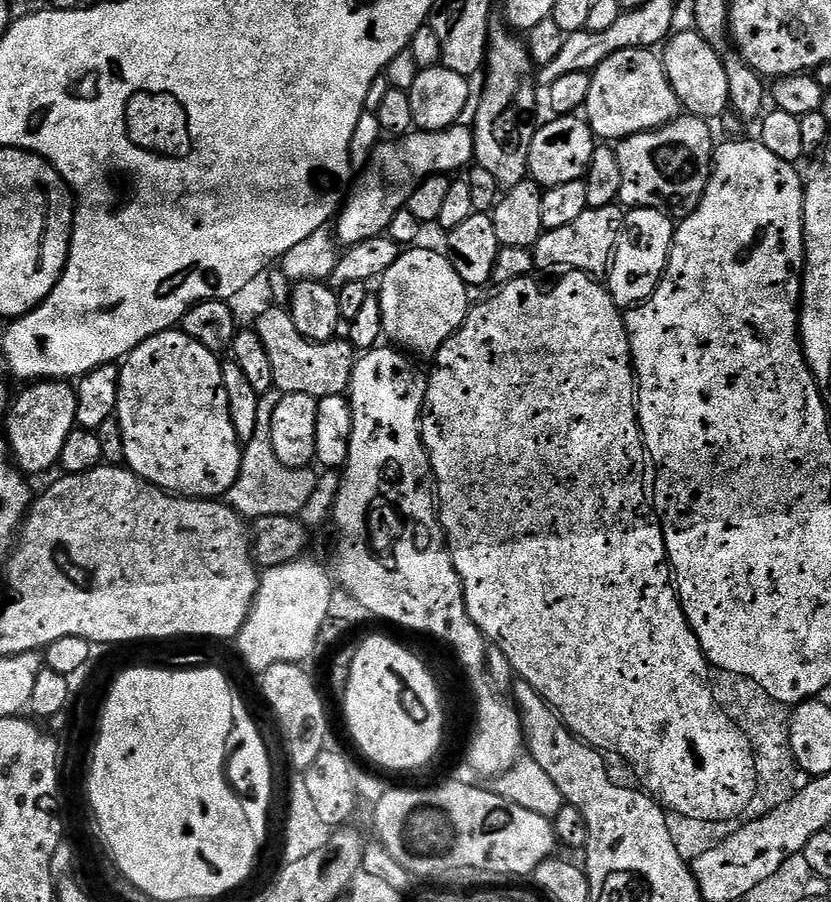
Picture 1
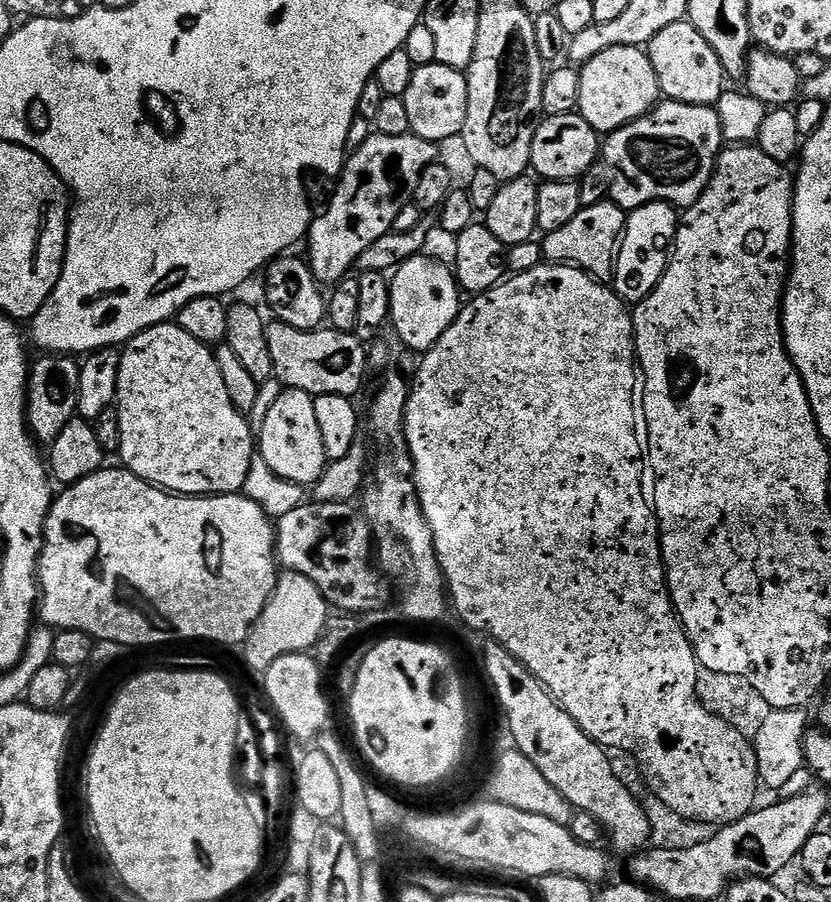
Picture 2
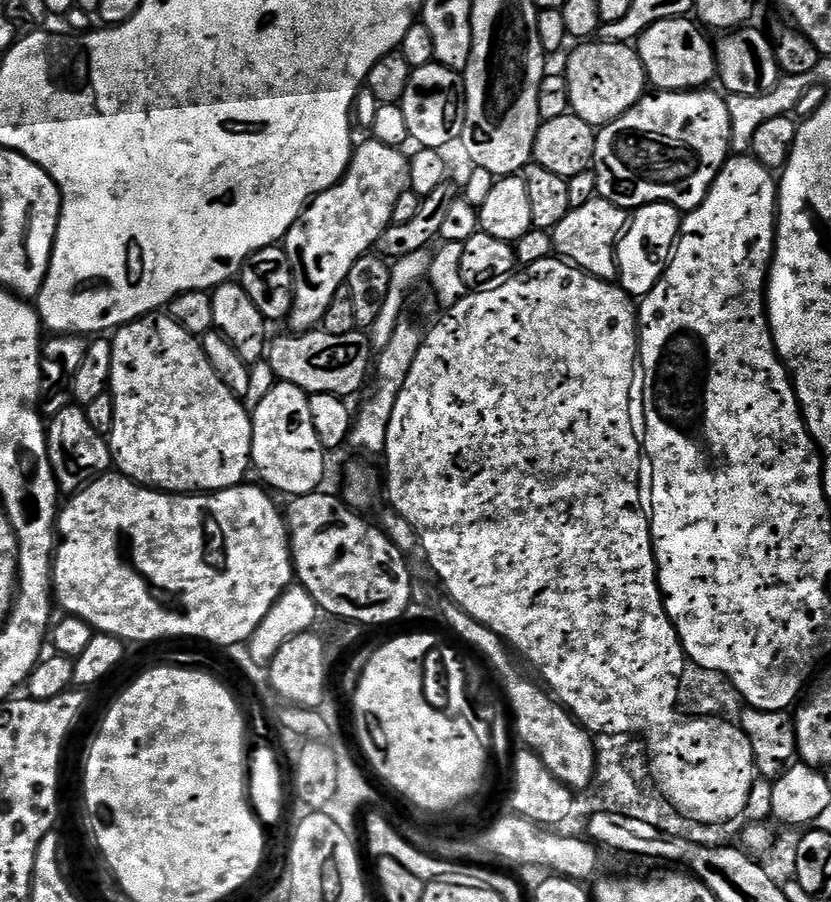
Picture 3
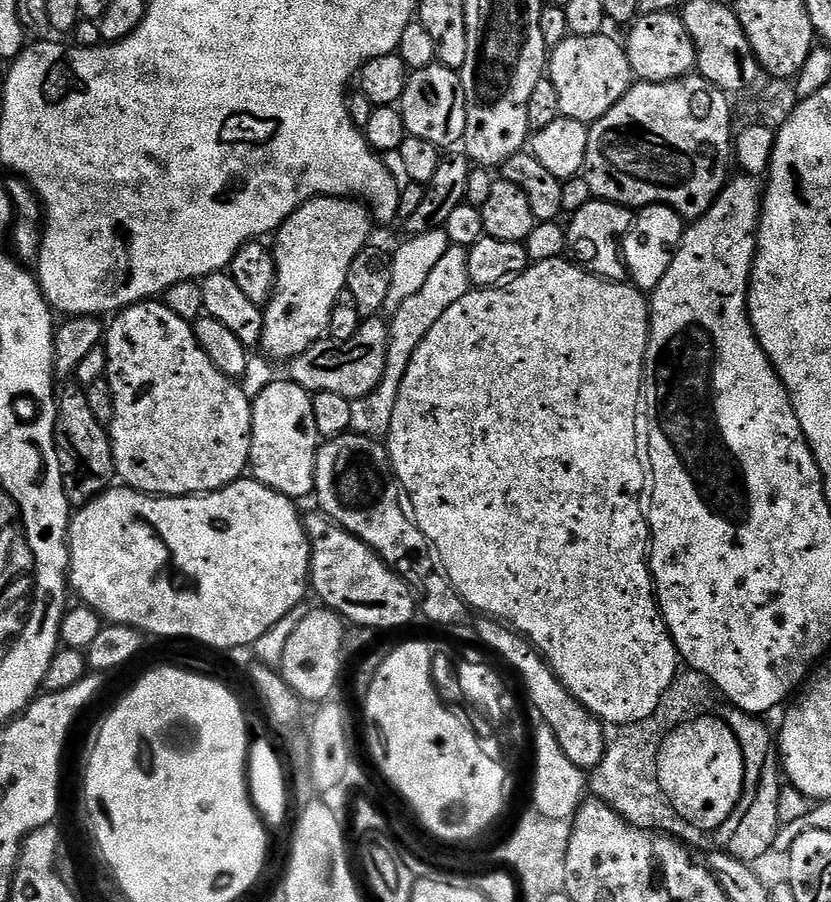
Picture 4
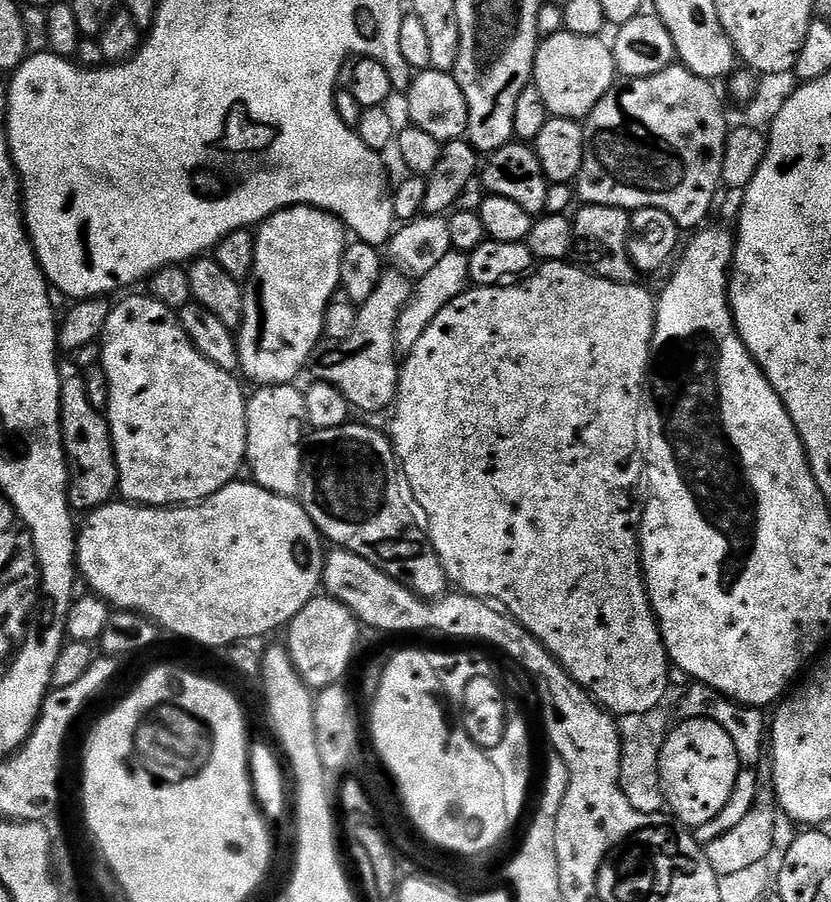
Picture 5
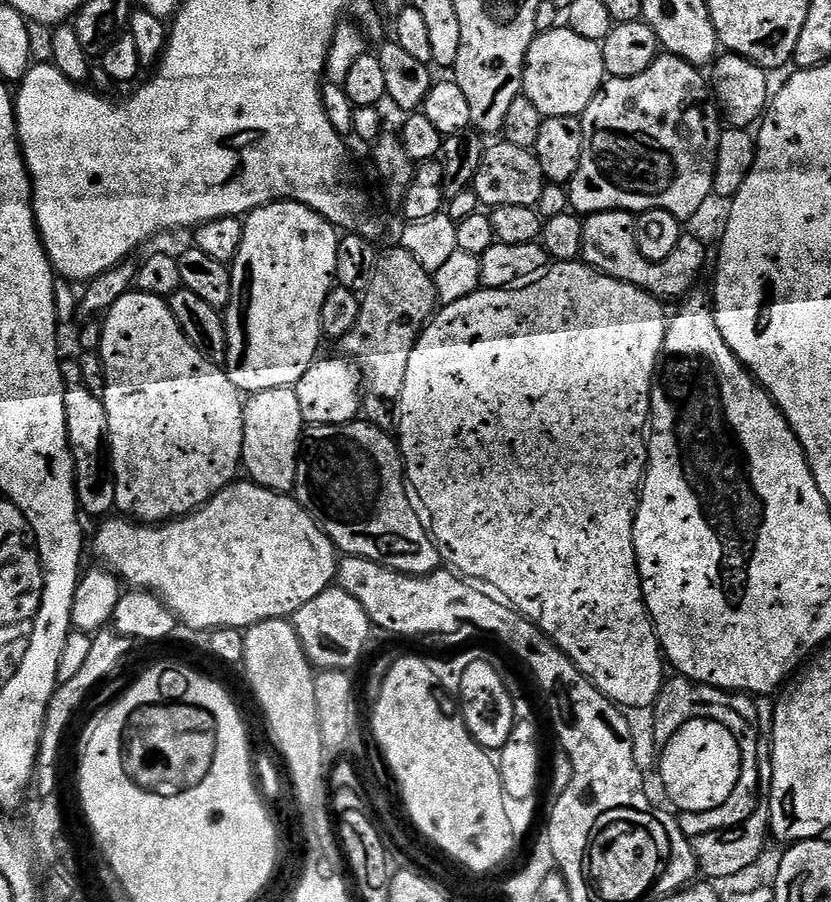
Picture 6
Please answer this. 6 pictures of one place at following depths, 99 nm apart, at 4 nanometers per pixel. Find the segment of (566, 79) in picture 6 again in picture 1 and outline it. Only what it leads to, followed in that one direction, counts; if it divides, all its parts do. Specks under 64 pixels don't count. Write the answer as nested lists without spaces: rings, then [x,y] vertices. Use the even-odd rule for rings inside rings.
[[[651,48],[618,50],[618,54],[610,54],[610,58],[606,58],[606,62],[602,62],[592,73],[586,119],[593,134],[601,141],[619,142],[639,132],[652,132],[655,128],[671,124],[681,112],[680,99],[674,94],[674,86],[670,86],[670,78],[666,78],[664,61]]]

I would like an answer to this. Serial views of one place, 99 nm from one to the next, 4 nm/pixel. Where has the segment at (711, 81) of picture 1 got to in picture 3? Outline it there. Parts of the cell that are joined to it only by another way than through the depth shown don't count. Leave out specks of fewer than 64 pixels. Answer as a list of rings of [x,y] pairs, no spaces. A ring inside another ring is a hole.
[[[679,16],[654,22],[634,47],[640,56],[649,85],[662,92],[690,92],[713,83],[716,76],[716,53],[713,41],[707,40],[705,29],[695,19]]]

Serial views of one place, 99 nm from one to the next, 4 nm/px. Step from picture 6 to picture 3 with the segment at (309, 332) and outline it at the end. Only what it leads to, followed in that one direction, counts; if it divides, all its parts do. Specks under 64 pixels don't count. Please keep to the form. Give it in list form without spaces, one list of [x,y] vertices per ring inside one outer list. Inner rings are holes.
[[[371,138],[365,139],[364,148],[368,152],[353,155],[352,165],[346,174],[334,187],[325,192],[319,192],[308,201],[304,213],[290,226],[284,235],[282,247],[290,258],[290,266],[294,274],[294,299],[292,312],[288,315],[287,323],[292,324],[291,331],[296,334],[313,331],[323,325],[326,306],[338,294],[340,288],[345,287],[350,274],[350,266],[358,262],[358,258],[369,255],[379,245],[382,234],[392,224],[394,206],[402,194],[409,191],[410,166],[409,157],[399,148],[391,148],[382,142]]]

